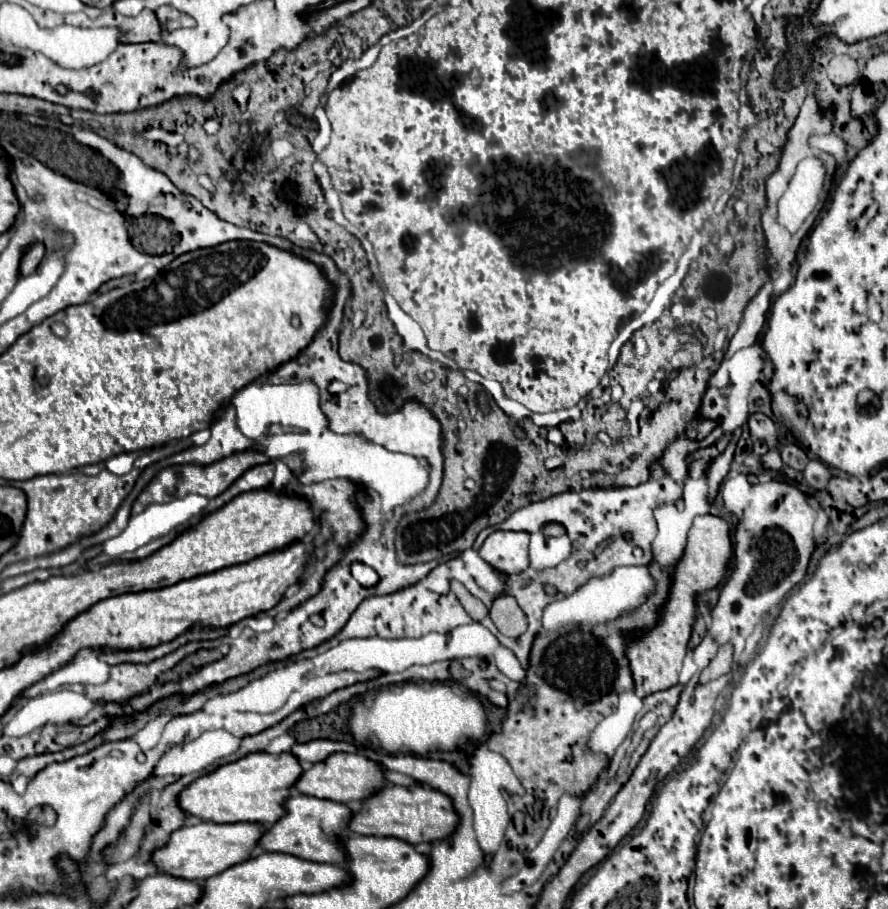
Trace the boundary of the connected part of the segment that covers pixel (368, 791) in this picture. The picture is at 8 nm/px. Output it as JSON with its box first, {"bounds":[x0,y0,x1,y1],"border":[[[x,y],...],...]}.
{"bounds":[294,753,384,803],"border":[[[336,753],[324,761],[314,763],[308,771],[304,771],[300,779],[294,783],[294,789],[298,789],[302,795],[330,799],[336,803],[348,803],[348,801],[362,801],[370,797],[374,791],[380,789],[382,783],[384,777],[382,777],[382,767],[378,763],[354,753]]]}

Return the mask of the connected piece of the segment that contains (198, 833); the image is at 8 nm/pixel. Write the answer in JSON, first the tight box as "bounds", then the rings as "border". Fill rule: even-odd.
{"bounds":[152,823,264,881],"border":[[[198,823],[190,827],[180,827],[180,831],[174,831],[164,847],[160,851],[152,853],[152,863],[160,873],[188,879],[188,881],[204,881],[244,859],[250,857],[250,853],[256,849],[256,839],[264,833],[264,827],[256,823]]]}

